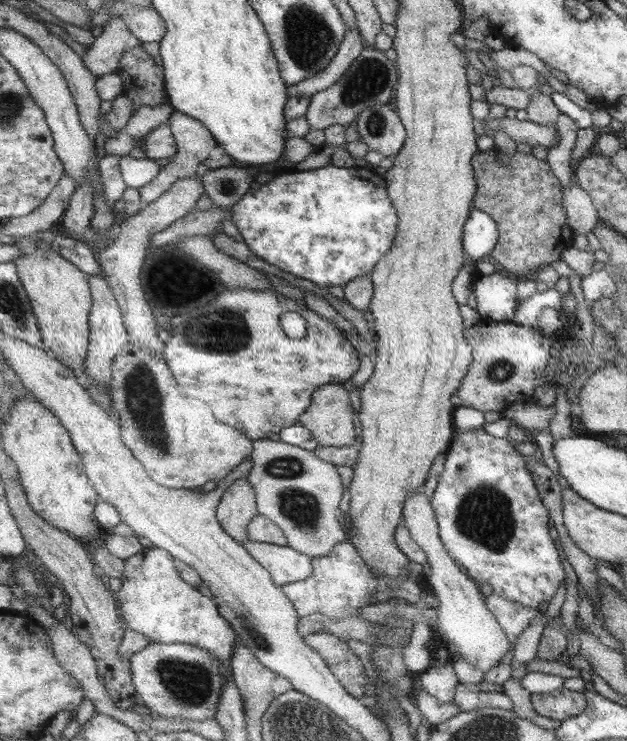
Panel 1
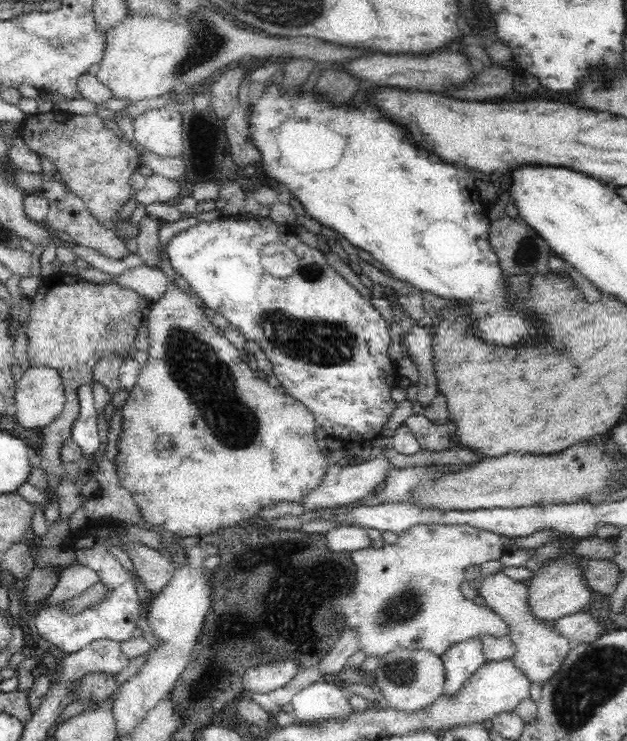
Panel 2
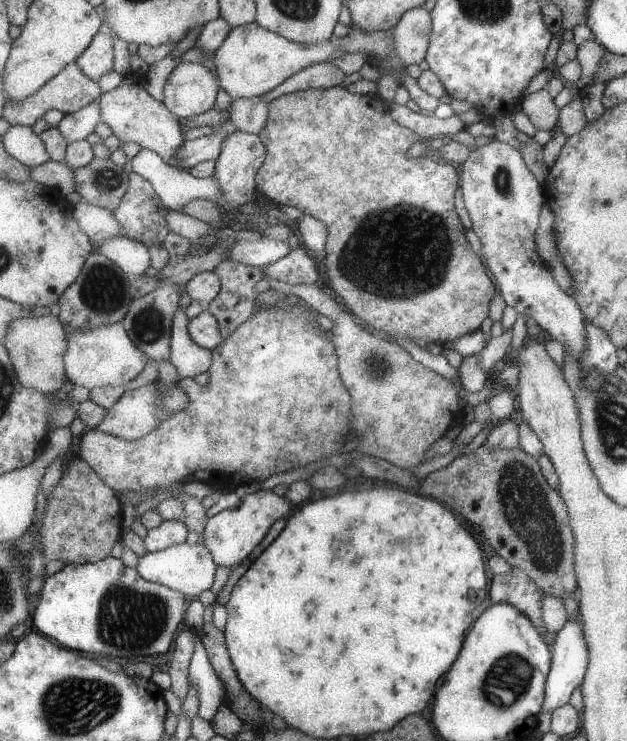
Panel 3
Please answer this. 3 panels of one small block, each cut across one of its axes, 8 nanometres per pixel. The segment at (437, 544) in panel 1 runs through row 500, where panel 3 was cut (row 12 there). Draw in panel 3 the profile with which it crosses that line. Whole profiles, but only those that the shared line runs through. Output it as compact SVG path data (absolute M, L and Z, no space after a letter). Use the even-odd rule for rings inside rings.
M425 5L408 9L402 20L393 26L395 52L406 67L410 64L420 65L425 60L433 28L431 12Z

